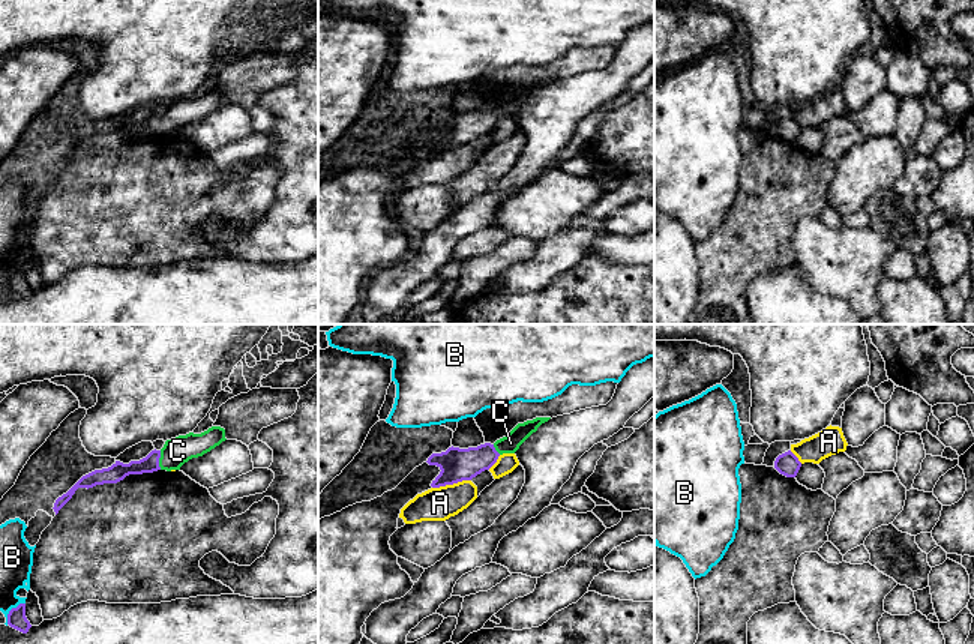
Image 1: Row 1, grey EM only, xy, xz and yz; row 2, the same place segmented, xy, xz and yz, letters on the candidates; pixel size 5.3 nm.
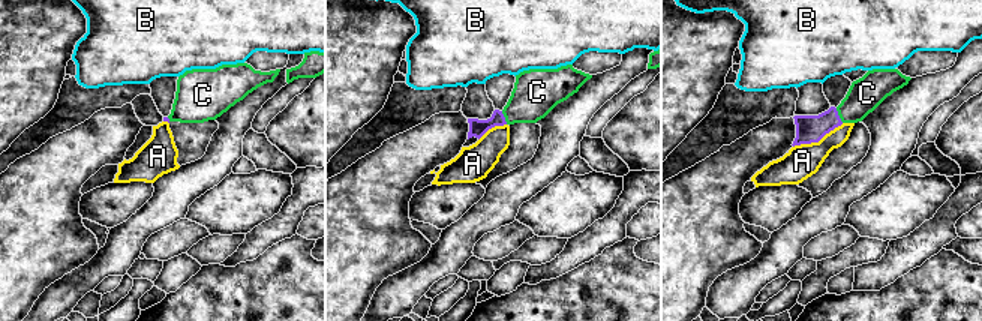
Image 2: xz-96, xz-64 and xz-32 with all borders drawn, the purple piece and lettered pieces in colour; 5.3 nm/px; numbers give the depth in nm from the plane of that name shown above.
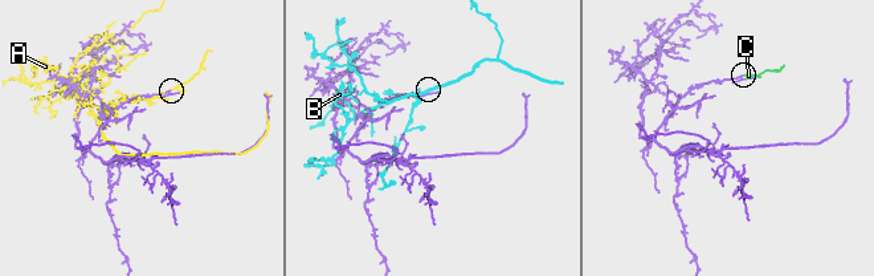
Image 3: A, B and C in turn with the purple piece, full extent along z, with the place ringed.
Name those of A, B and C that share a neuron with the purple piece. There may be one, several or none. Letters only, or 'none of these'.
C

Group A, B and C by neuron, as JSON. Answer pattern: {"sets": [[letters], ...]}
{"sets": [["A"], ["B"], ["C"]]}

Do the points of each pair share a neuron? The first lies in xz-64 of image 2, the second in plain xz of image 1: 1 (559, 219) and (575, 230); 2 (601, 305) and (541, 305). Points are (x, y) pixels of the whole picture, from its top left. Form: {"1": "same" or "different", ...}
{"1": "different", "2": "same"}

